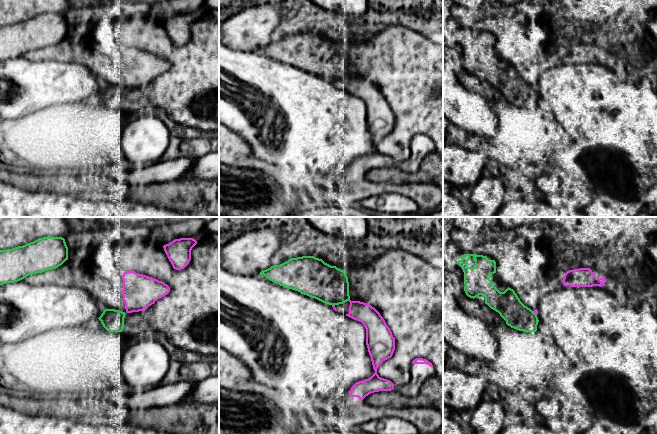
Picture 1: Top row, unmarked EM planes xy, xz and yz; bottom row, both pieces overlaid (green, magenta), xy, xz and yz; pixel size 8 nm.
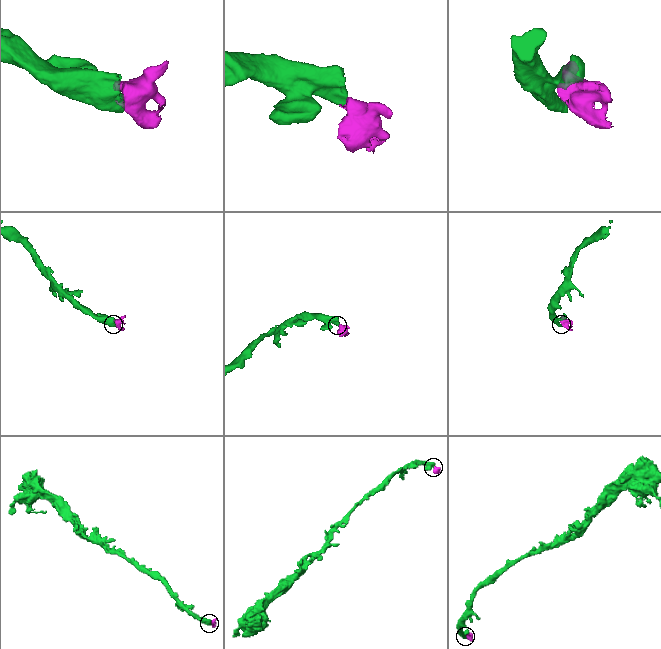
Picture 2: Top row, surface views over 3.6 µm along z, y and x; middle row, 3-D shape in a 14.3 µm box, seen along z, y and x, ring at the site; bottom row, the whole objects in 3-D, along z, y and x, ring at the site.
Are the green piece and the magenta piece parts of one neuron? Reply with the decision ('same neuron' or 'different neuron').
different neuron

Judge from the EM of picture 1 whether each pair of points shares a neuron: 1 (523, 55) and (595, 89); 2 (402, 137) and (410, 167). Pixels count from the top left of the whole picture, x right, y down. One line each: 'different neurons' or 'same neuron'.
1: different neurons
2: different neurons

